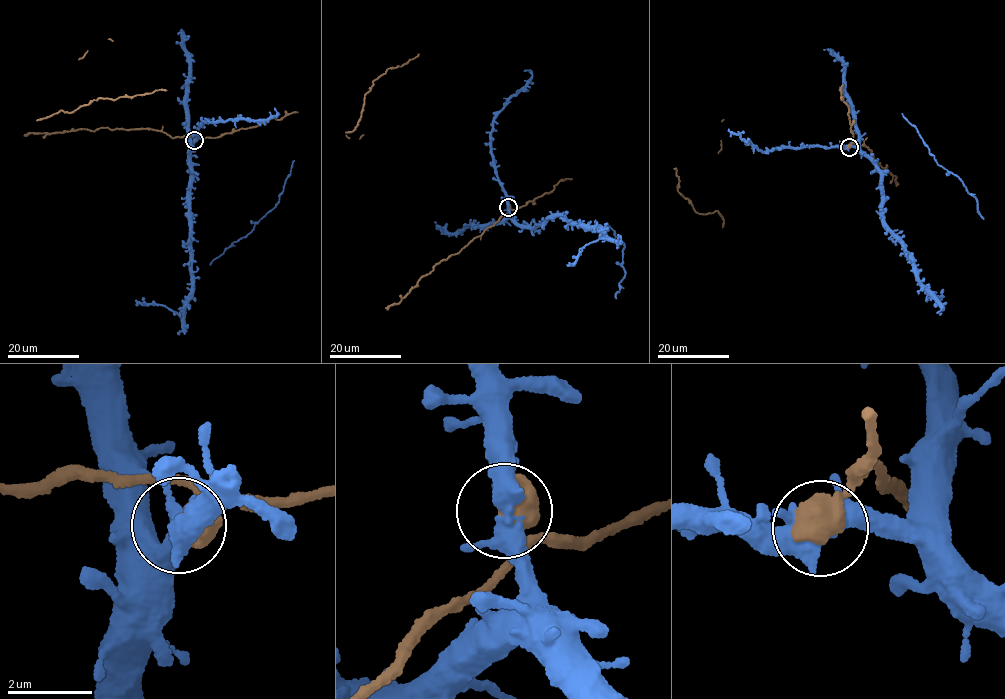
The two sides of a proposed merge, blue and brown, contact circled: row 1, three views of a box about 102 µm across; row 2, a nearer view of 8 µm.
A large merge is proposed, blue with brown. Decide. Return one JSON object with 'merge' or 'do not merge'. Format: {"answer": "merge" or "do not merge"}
{"answer": "do not merge"}

